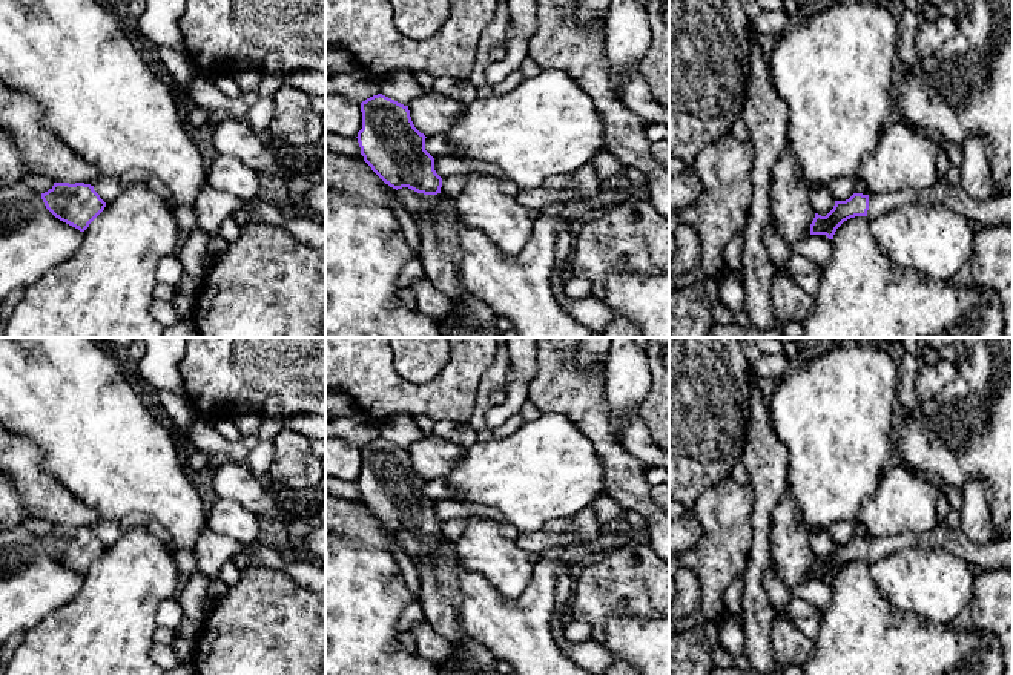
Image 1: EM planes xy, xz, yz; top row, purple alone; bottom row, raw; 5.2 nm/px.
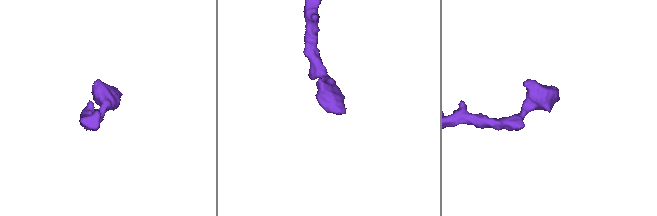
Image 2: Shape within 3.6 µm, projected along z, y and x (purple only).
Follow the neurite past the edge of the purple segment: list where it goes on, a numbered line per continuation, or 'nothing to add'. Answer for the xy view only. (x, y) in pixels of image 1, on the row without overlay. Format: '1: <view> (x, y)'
nothing to add

